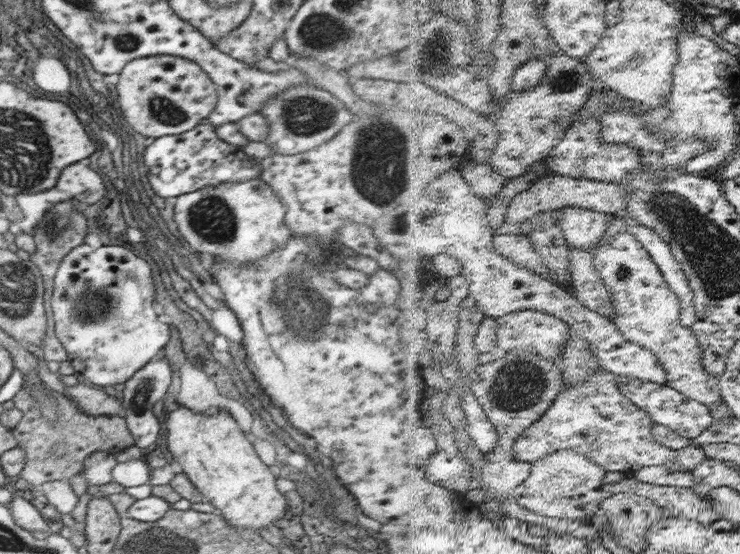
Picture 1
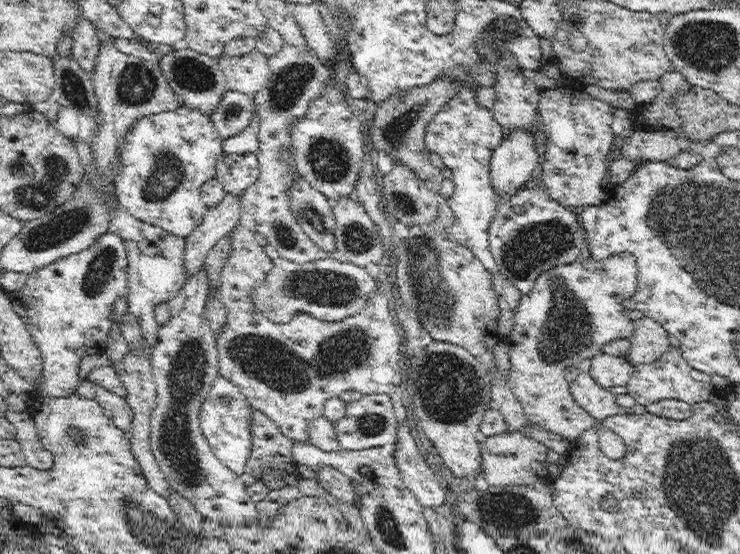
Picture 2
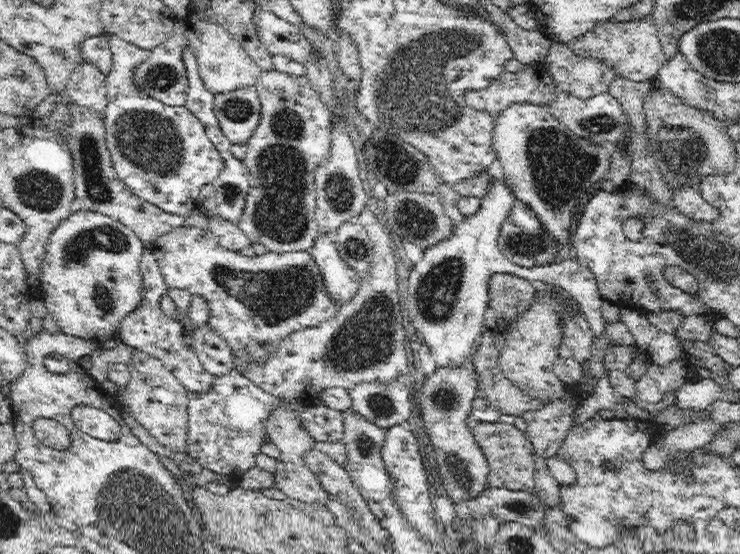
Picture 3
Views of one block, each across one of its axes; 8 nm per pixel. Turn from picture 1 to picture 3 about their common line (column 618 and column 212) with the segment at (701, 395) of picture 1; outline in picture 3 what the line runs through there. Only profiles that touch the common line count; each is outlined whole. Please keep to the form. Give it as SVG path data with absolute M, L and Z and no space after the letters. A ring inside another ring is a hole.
M188 225L158 236L148 246L158 264L164 285L169 289L184 289L190 293L203 294L210 303L209 323L224 337L233 353L248 349L253 358L266 357L276 349L277 340L300 328L316 326L336 316L340 304L331 298L326 278L318 269L309 251L272 252L263 255L243 256L226 252L218 245L205 226Z

